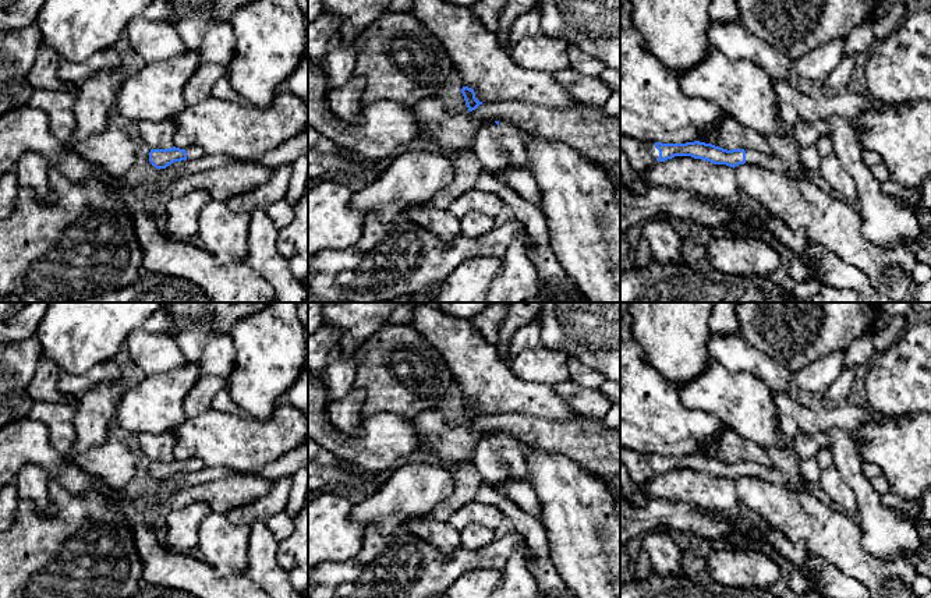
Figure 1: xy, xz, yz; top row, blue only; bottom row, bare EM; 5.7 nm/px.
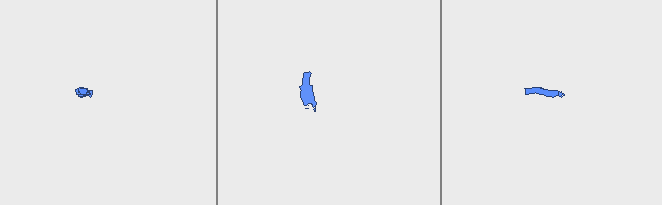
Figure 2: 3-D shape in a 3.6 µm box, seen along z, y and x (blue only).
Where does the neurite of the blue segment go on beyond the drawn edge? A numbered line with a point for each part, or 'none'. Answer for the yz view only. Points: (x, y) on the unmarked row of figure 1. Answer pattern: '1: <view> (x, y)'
1: yz (643, 467)
2: yz (770, 474)

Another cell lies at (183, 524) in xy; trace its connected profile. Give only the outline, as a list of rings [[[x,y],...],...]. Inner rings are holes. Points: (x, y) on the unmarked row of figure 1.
[[[202,502],[181,509],[167,510],[167,546],[178,553],[188,553],[198,546],[198,530],[212,509]]]

